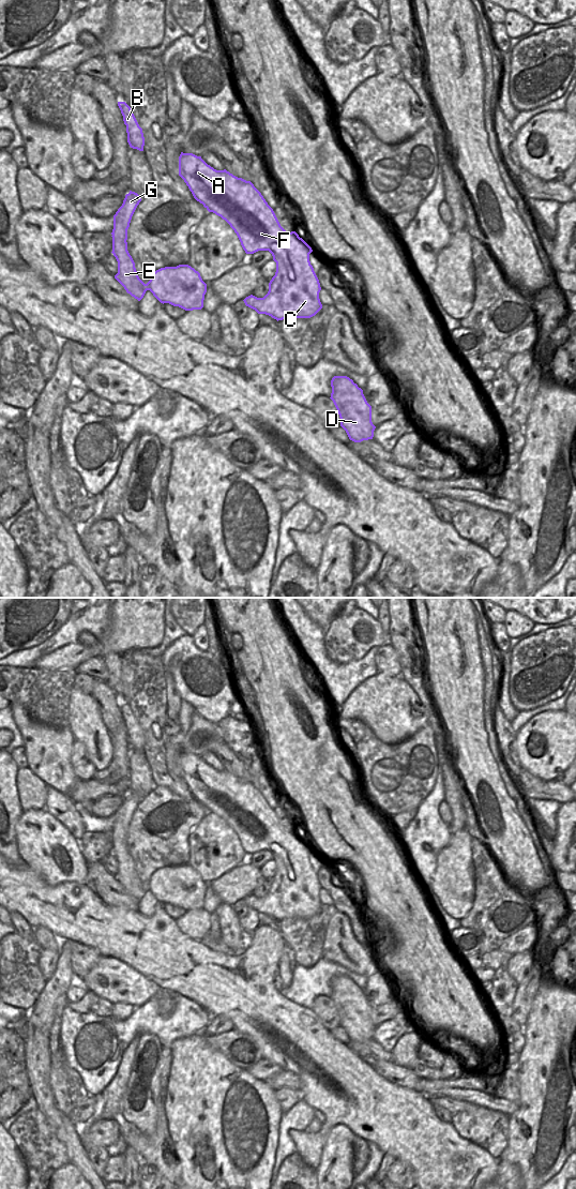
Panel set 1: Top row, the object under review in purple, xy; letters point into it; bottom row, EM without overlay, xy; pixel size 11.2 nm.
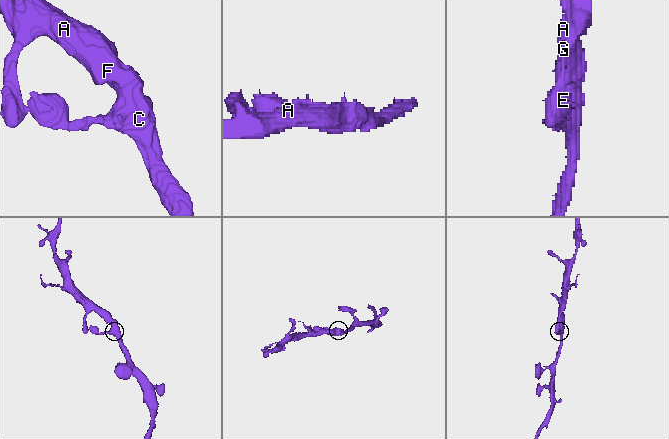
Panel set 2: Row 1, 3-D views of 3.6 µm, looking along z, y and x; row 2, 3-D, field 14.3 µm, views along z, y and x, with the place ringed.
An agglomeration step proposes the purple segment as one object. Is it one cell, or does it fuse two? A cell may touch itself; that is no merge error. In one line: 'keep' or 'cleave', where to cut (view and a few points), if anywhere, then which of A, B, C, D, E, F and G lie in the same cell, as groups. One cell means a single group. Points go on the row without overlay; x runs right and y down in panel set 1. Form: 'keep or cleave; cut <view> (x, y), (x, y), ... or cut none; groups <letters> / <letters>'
keep; cut none; groups A B C D E F G

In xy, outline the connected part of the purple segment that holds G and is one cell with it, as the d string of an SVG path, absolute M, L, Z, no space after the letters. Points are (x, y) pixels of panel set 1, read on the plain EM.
M130 791L113 815L111 853L118 861L118 873L115 878L138 901L150 890L163 904L169 903L185 910L201 909L207 884L200 873L191 866L161 868L152 874L147 884L139 878L135 862L127 851L126 840L132 816L140 801L140 796Z

